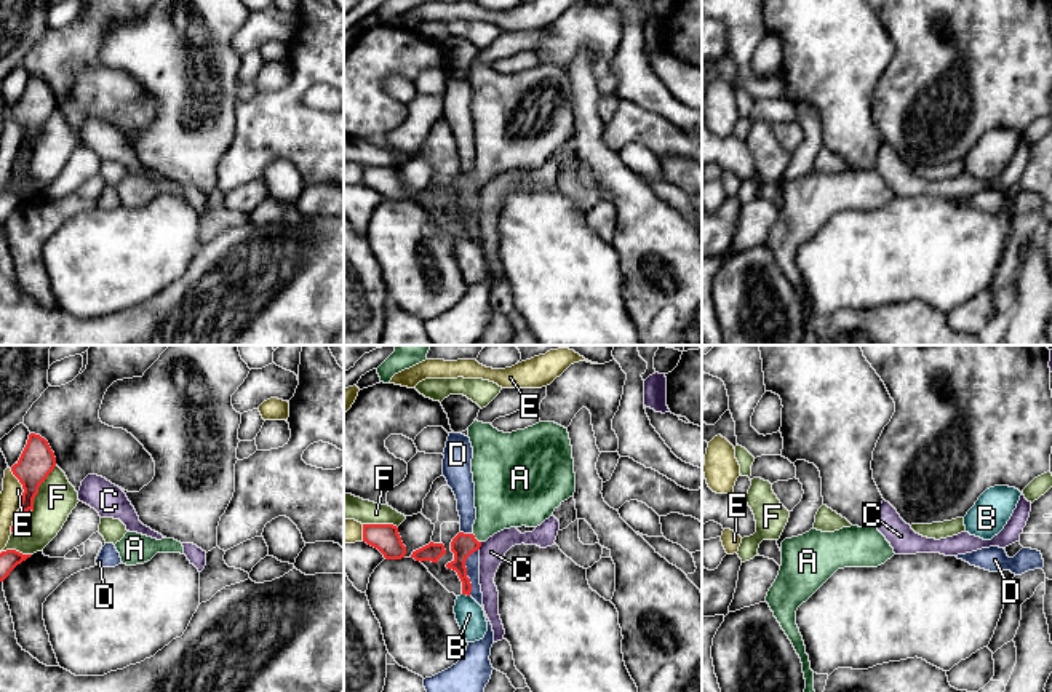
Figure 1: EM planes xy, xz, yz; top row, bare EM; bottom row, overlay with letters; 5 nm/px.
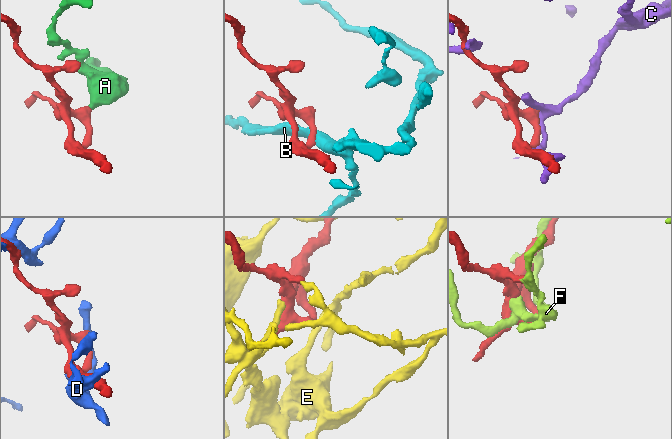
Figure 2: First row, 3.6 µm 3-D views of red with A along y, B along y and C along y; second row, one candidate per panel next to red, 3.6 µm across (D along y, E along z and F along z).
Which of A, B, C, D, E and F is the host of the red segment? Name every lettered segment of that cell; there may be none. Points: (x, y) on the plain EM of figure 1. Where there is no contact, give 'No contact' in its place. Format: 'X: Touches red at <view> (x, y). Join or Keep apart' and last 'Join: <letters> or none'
A: Touches red at xz (475, 181). Join
B: Touches red at xz (466, 235). Keep apart
C: Touches red at xz (480, 187). Keep apart
D: Touches red at xz (466, 213). Keep apart
E: Touches red at xy (23, 130). Keep apart
F: Touches red at xy (37, 131). Keep apart
Join: A

